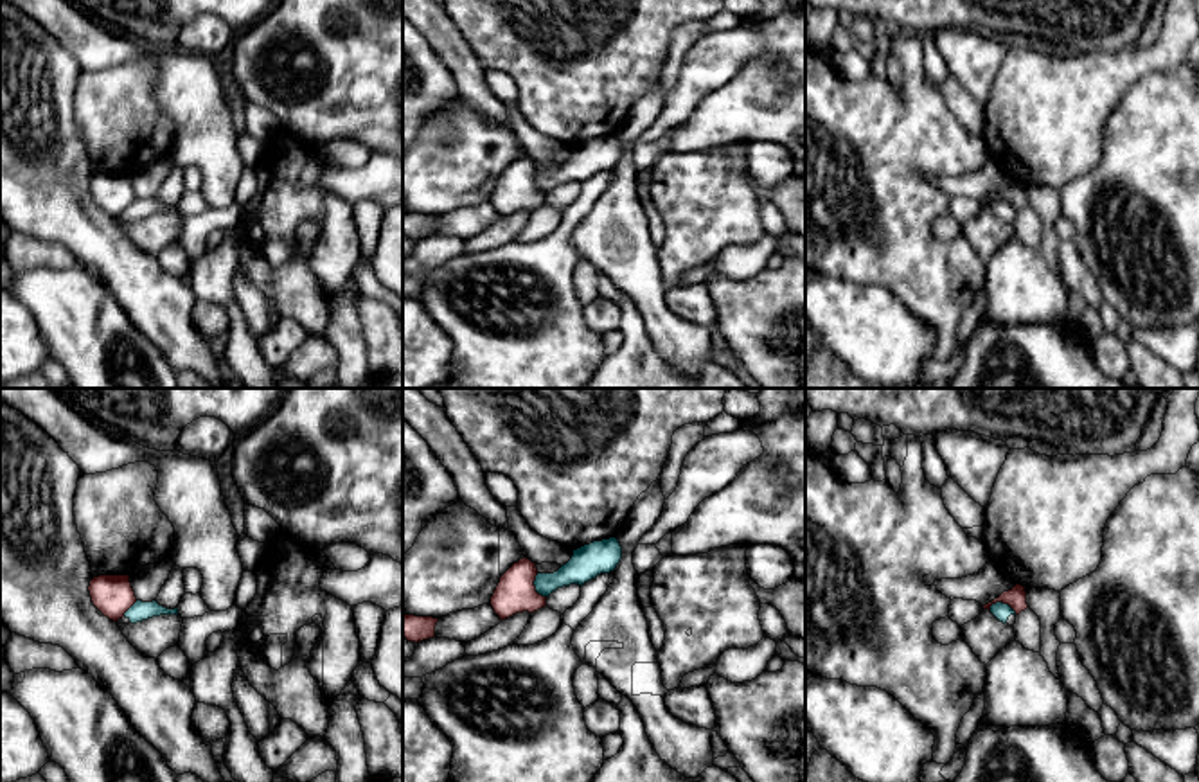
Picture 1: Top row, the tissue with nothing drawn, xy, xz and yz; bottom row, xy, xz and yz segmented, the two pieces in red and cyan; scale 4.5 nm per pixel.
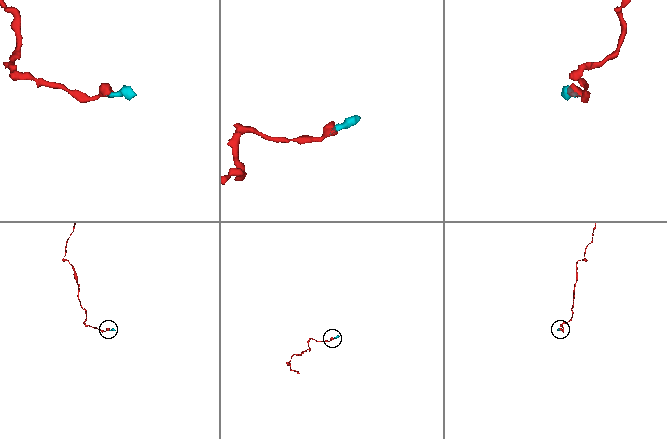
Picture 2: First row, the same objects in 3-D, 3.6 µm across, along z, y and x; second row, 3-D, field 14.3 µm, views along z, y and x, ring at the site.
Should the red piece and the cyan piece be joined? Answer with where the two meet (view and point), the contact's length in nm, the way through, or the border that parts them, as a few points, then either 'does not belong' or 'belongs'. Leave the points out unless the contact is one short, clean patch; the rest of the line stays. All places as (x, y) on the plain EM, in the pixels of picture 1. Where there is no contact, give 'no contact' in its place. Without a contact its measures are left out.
meets red in yz at (1003, 200); contact 130 nm long; border along yz (989, 204), (1005, 200), (1016, 211); does not belong

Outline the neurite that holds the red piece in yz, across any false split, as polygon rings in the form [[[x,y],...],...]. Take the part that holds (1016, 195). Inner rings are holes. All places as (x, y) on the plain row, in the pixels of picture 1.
[[[1016,182],[1012,187],[1003,189],[998,196],[985,201],[983,207],[990,207],[990,203],[996,200],[1008,201],[1016,209],[1016,212],[1019,212],[1021,209],[1028,205],[1025,183]]]

